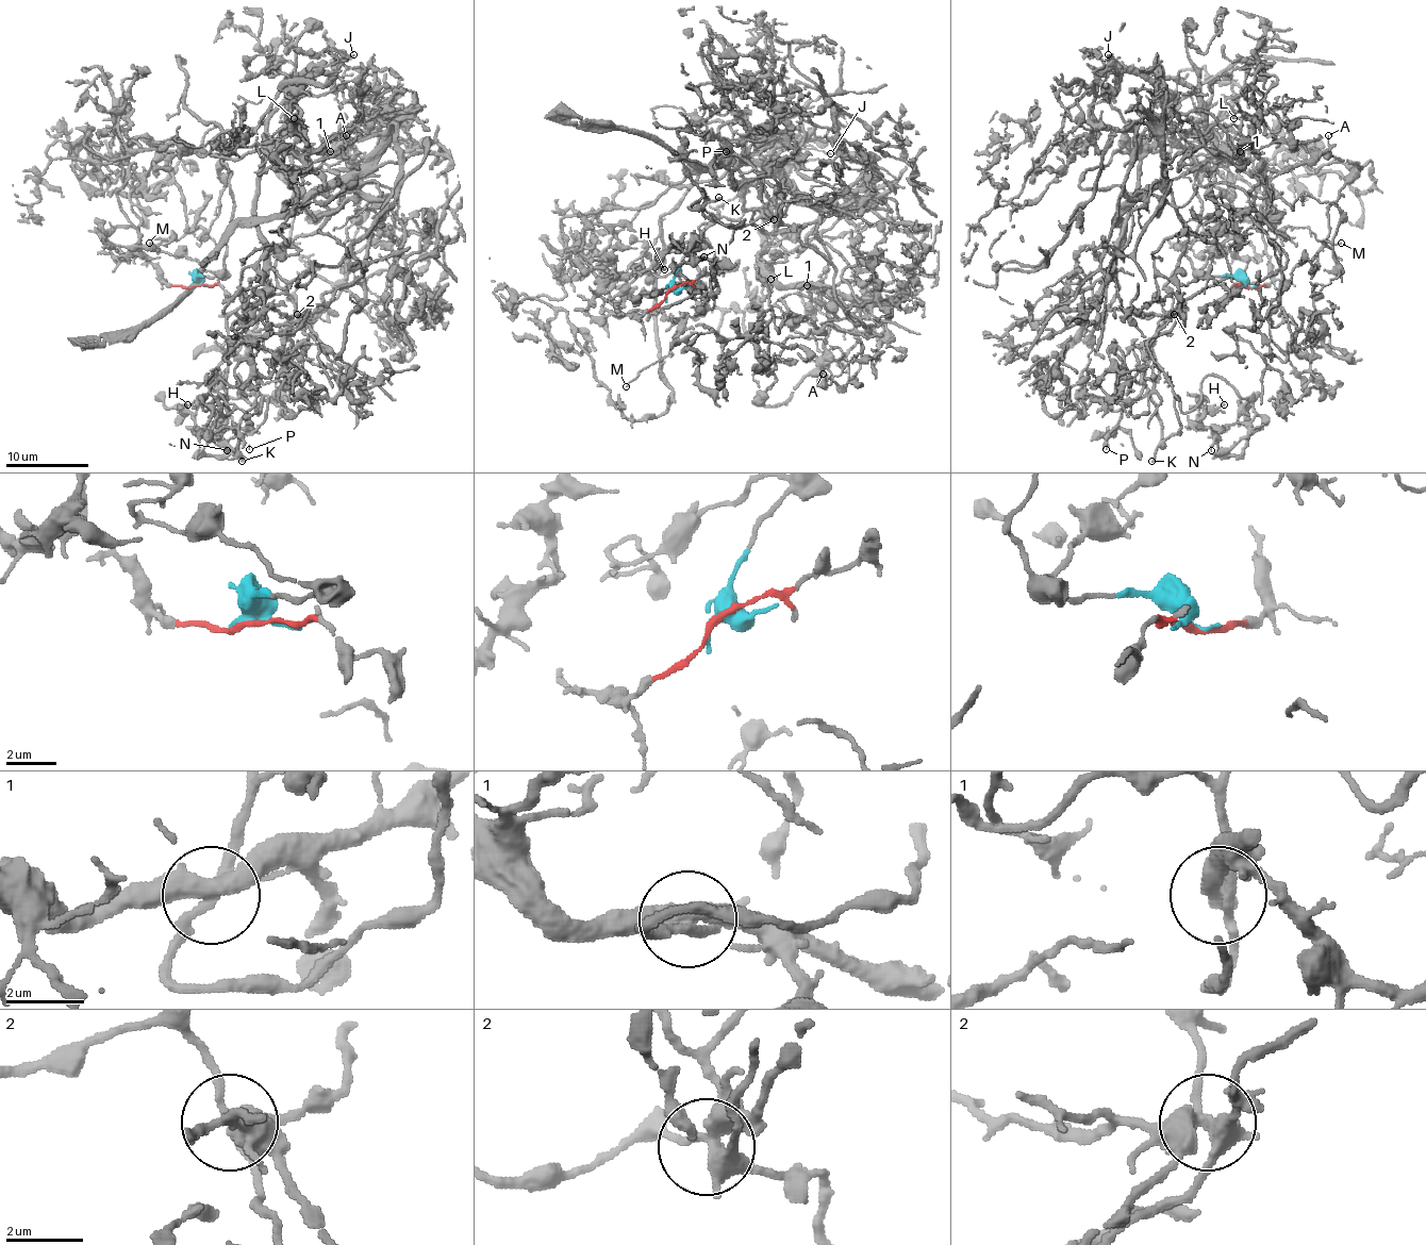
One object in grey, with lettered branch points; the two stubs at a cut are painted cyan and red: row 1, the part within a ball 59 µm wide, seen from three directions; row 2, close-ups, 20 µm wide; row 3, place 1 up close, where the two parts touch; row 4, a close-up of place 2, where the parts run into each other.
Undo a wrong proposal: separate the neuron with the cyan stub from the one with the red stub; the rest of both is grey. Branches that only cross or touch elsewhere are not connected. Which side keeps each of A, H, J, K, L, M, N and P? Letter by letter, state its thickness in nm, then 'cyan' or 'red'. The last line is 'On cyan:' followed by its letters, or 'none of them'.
A: 110 nm thick; cyan
H: 180 nm thick; red
J: 110 nm thick; cyan
K: 130 nm thick; red
L: 150 nm thick; cyan
M: 90 nm thick; cyan
N: 120 nm thick; red
P: 70 nm thick; red
On cyan: A, J, L, M

